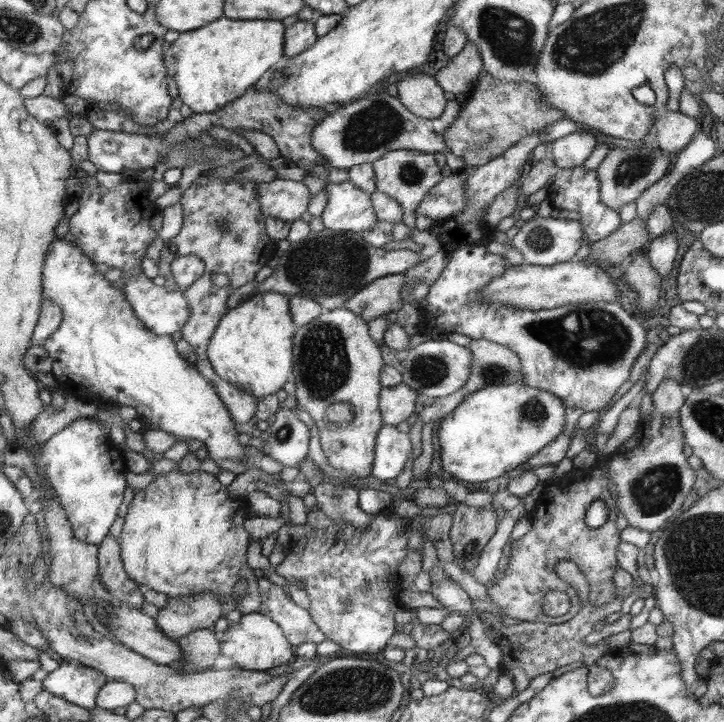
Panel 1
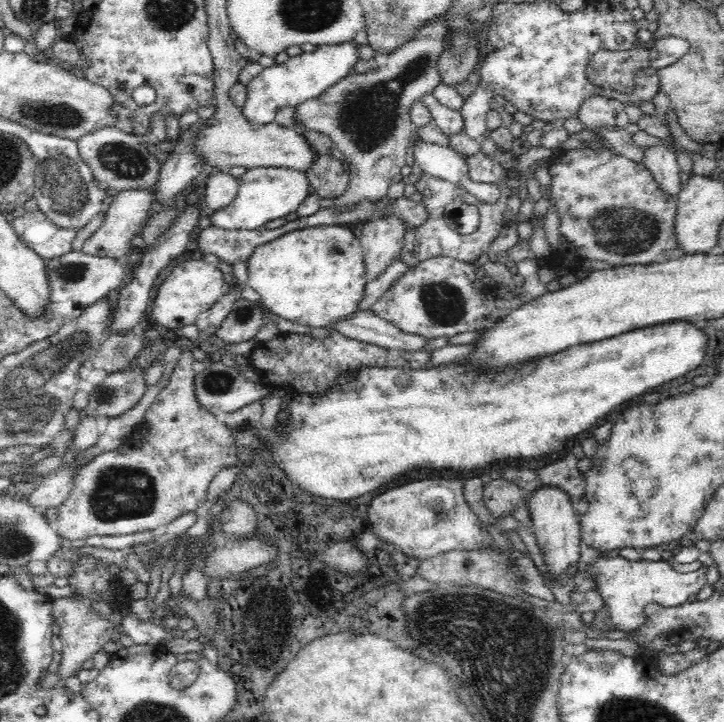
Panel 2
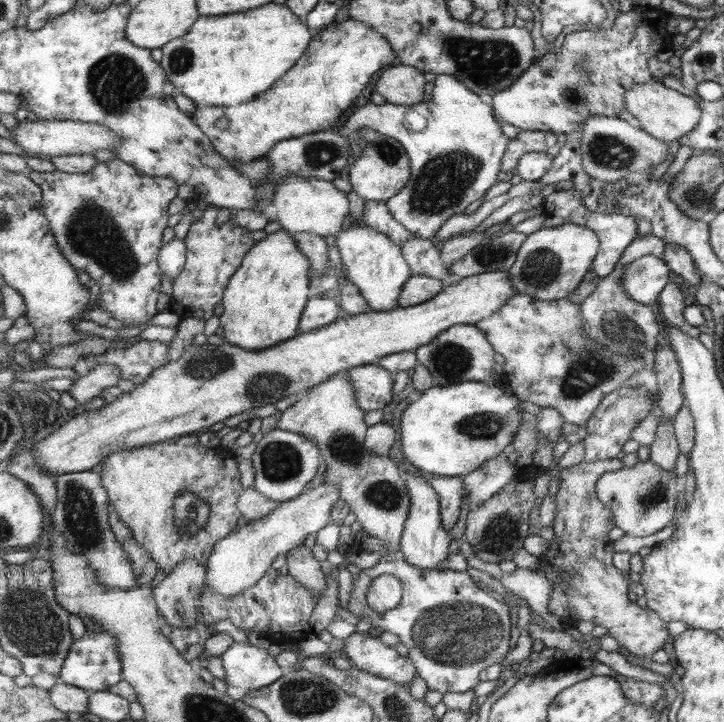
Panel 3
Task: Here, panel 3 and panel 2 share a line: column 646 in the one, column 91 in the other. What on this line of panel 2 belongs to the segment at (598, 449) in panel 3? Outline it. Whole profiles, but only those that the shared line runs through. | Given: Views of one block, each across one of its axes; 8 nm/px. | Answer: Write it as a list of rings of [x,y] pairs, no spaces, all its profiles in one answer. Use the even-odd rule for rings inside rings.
[[[132,366],[125,372],[107,375],[101,384],[89,392],[90,404],[82,416],[120,416],[134,408],[147,389],[144,374],[142,368]]]

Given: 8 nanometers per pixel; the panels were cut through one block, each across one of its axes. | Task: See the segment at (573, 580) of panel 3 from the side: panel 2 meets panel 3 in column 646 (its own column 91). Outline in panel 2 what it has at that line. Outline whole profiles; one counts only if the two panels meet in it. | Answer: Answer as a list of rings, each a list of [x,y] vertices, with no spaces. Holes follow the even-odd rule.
[[[74,596],[52,599],[51,605],[52,614],[61,628],[59,636],[63,642],[62,659],[59,662],[60,668],[56,670],[56,675],[60,677],[58,687],[64,689],[66,680],[71,676],[78,675],[83,670],[82,664],[84,664],[84,661],[88,660],[96,652],[103,650],[103,646],[110,641],[112,634],[116,634],[116,630],[104,615]]]

